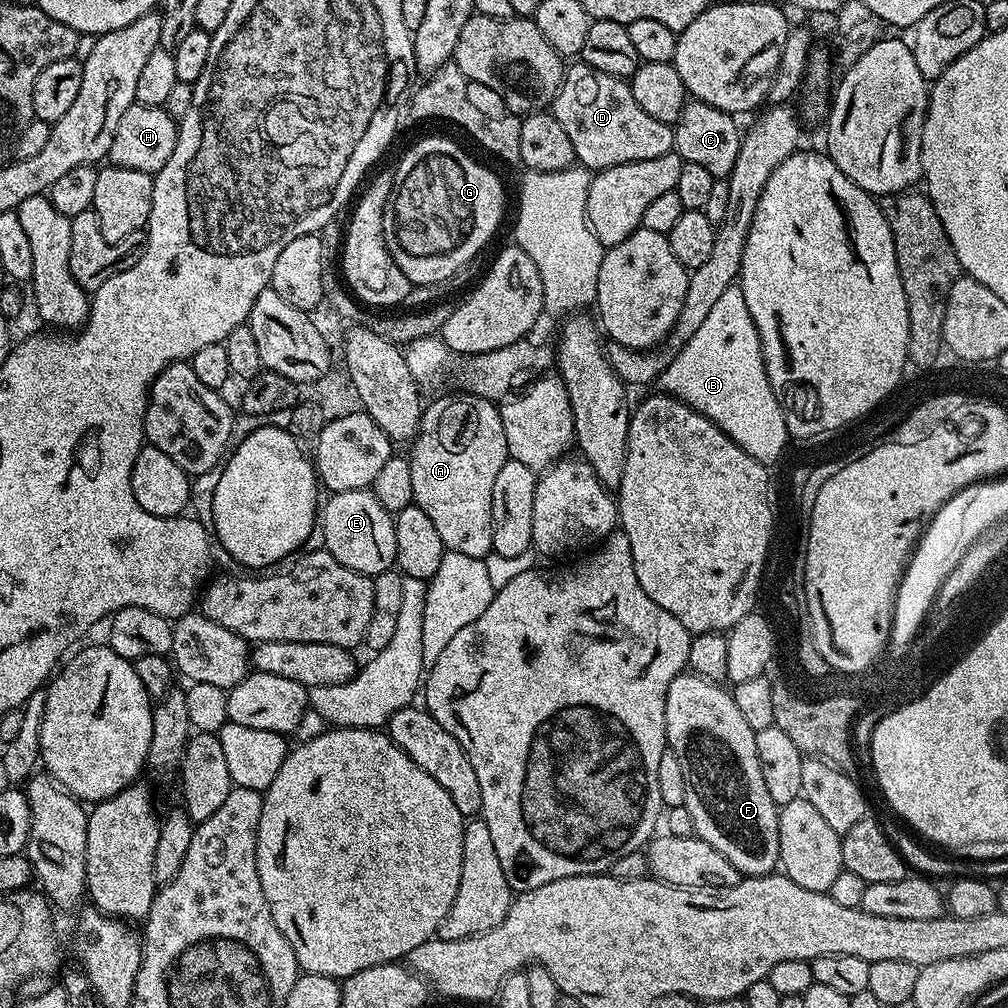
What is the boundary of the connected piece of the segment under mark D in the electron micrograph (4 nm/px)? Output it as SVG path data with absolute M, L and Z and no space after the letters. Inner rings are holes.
M583 62L567 65L558 94L551 102L550 113L566 130L576 160L588 170L622 166L622 162L646 162L646 158L662 158L662 154L674 148L673 125L650 118L650 114L634 102L632 85L627 79L602 74L602 70L594 70Z

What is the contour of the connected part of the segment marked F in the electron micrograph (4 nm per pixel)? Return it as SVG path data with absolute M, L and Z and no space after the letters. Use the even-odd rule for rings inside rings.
M681 674L670 682L670 690L666 690L667 747L678 754L678 762L682 762L682 774L686 777L684 807L690 810L693 833L701 840L710 842L710 846L714 846L714 850L730 862L730 866L739 870L741 877L767 876L777 871L780 862L780 808L774 798L770 798L770 790L766 790L766 782L762 778L756 731L739 712L731 691L724 687L723 683L695 674Z

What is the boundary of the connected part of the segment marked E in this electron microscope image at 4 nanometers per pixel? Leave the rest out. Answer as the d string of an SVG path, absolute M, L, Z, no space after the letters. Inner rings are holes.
M359 488L349 492L333 492L329 500L322 504L318 524L325 532L324 548L342 566L369 578L385 572L396 562L396 543L394 542L393 513L384 509L382 502L374 498L371 490Z

